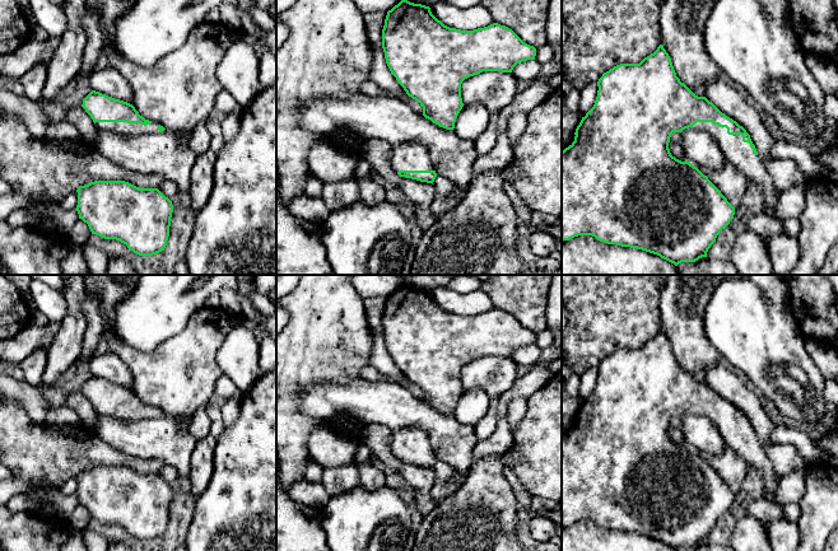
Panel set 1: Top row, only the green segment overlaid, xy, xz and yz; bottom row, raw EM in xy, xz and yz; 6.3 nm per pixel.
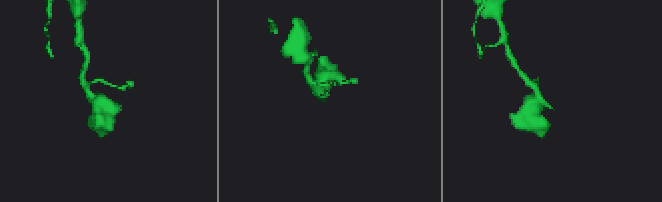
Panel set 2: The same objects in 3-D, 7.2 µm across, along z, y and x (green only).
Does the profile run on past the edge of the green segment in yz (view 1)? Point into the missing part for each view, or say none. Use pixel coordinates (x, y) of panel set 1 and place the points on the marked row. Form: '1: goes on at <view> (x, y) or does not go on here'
1: goes on at yz (740, 153)

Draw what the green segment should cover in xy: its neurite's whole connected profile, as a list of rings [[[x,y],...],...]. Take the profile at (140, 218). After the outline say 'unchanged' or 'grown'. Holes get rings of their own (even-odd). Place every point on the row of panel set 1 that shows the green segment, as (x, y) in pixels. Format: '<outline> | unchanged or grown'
[[[94,181],[79,186],[76,192],[75,210],[92,234],[120,241],[139,256],[164,251],[173,205],[158,188],[139,188],[125,181]]] | unchanged

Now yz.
[[[662,45],[639,64],[620,64],[604,73],[597,87],[593,107],[577,126],[574,141],[562,151],[562,241],[592,235],[607,244],[657,255],[675,266],[707,257],[720,232],[734,219],[735,207],[697,167],[671,155],[669,149],[671,134],[689,127],[709,132],[726,159],[734,163],[749,182],[762,187],[764,202],[760,213],[776,219],[774,205],[778,191],[750,135],[706,97],[695,95],[680,81]]] | grown

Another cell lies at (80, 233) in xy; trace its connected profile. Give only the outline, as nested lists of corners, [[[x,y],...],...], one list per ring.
[[[79,219],[74,224],[74,227],[69,234],[69,239],[73,241],[75,244],[82,246],[88,242],[90,235],[92,235],[92,232],[90,232],[88,224],[84,223],[82,219]]]

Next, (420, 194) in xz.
[[[401,177],[399,191],[419,207],[429,207],[436,197],[433,183],[420,182],[405,177]]]

